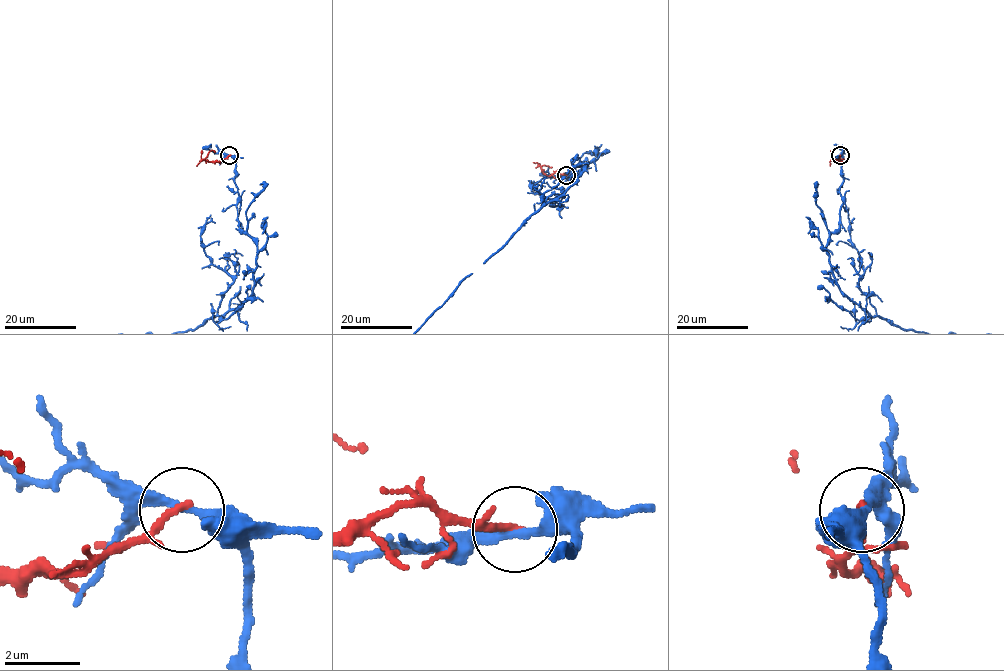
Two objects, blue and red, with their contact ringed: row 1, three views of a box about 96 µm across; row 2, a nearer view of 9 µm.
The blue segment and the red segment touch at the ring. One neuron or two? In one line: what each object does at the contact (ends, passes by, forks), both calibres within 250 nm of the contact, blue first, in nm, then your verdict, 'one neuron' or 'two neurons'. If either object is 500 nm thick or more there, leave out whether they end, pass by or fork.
blue passes by | red ends | 240/220 nm | two neurons

